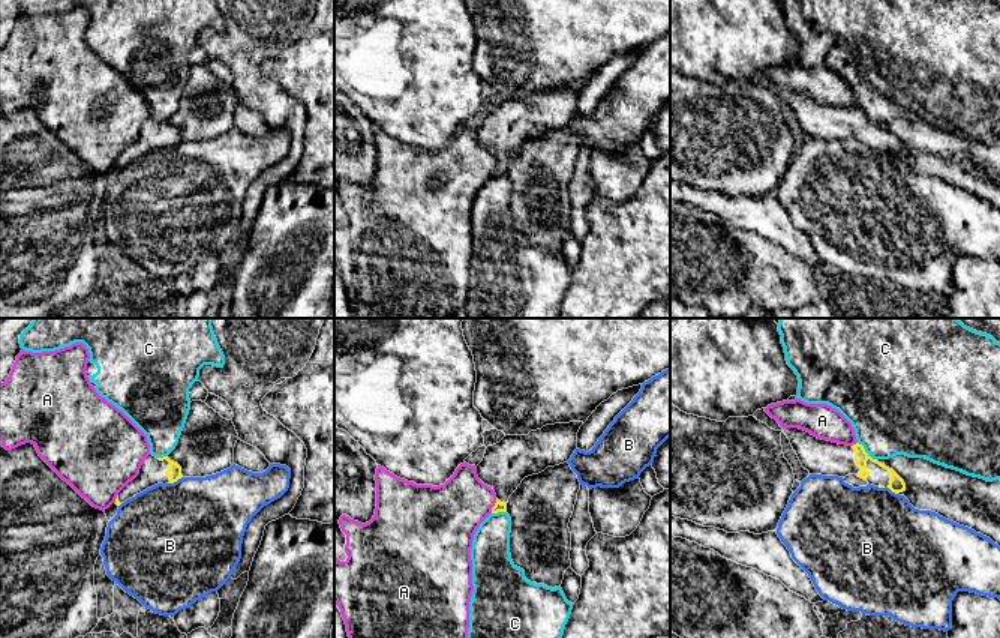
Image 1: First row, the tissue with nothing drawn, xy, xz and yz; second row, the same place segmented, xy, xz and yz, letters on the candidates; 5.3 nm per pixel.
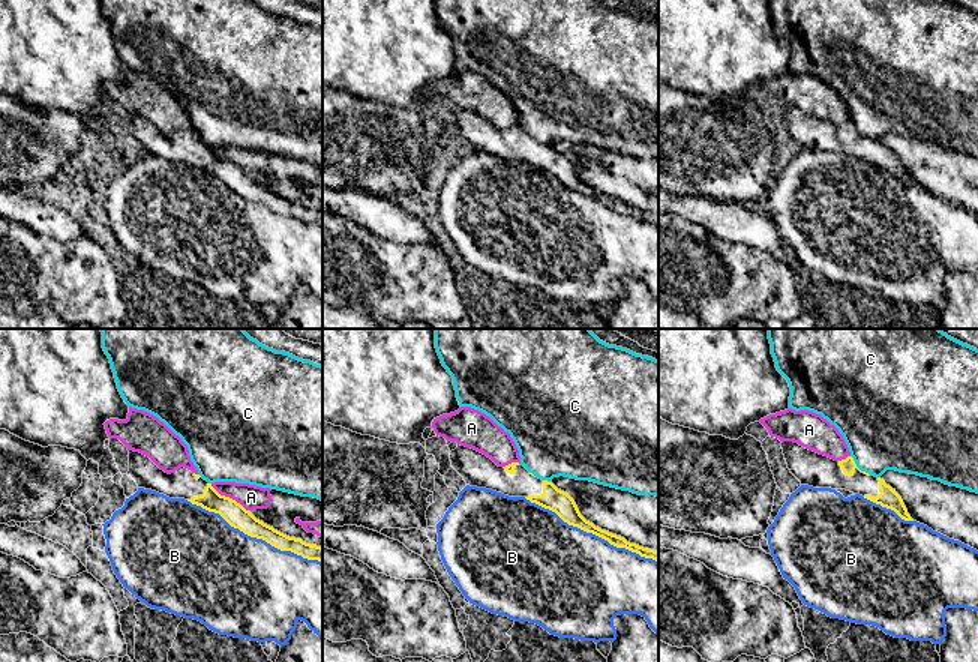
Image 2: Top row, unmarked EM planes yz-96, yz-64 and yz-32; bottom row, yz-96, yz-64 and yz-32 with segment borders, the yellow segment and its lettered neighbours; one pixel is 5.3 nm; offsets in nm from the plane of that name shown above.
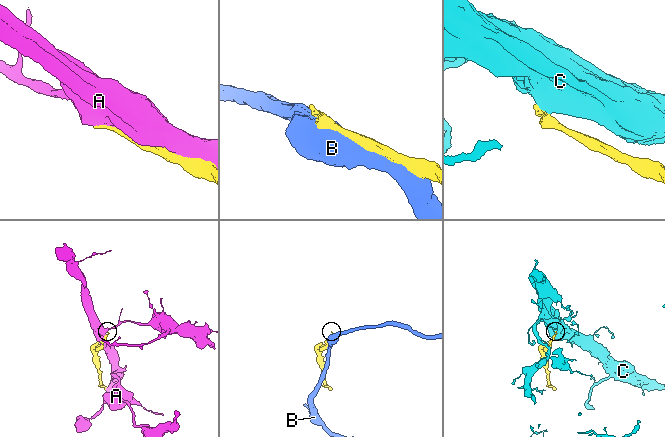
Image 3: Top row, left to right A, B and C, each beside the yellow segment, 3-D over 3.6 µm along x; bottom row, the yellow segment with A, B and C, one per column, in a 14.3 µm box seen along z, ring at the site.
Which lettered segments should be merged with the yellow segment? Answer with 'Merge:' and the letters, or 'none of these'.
Merge: none of these

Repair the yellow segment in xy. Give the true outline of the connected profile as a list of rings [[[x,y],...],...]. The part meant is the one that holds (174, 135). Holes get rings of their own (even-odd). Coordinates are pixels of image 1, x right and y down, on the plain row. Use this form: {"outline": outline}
{"outline": [[[148,119],[139,132],[139,138],[118,156],[115,168],[120,170],[157,147],[174,147],[181,141],[181,131],[177,126],[168,120],[156,122]]]}

